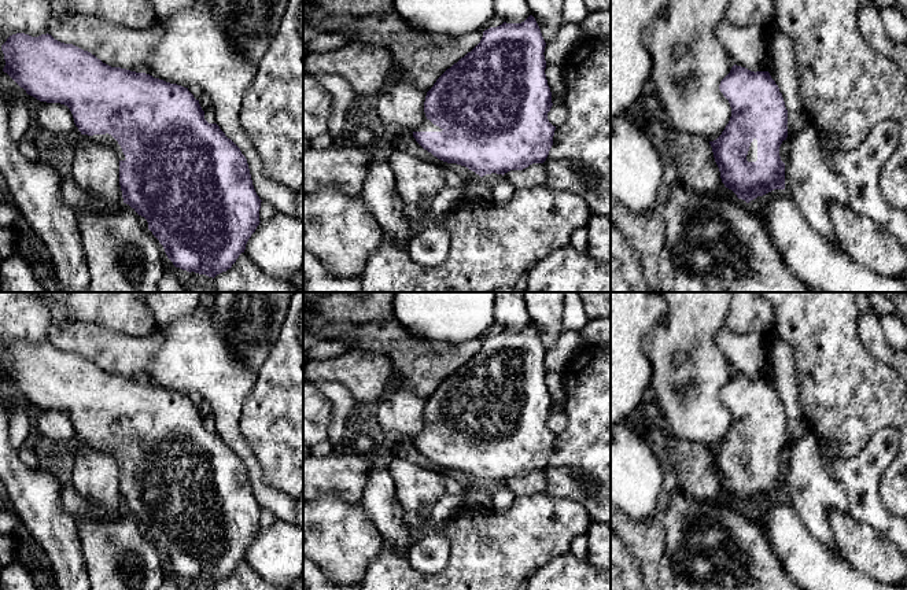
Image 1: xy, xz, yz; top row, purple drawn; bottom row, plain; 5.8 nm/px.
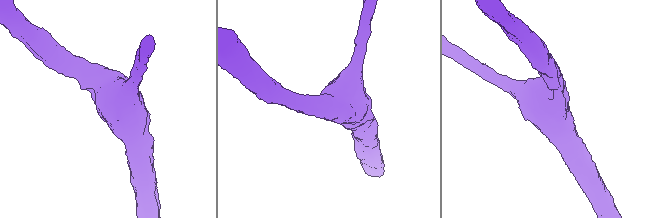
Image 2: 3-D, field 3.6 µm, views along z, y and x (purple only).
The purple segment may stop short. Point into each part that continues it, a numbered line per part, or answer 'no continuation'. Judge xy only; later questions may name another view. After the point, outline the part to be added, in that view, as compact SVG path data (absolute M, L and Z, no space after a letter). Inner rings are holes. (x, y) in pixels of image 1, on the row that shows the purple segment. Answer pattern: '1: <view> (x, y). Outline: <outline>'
1: xy (109, 139). Outline: M106 133L106 134L93 134L92 139L96 140L96 141L107 143L108 145L111 145L113 150L117 154L118 161L125 161L126 159L123 152L122 152L121 145L118 144L118 141L111 134L108 134L108 133Z

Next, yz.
1: yz (752, 154). Outline: M753 139L753 141L751 143L748 155L746 155L746 161L748 162L756 162L757 161L757 140Z

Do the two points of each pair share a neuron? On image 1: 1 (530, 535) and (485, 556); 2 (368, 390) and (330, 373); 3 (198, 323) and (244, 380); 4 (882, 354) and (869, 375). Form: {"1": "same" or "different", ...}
{"1": "same", "2": "same", "3": "same", "4": "different"}

